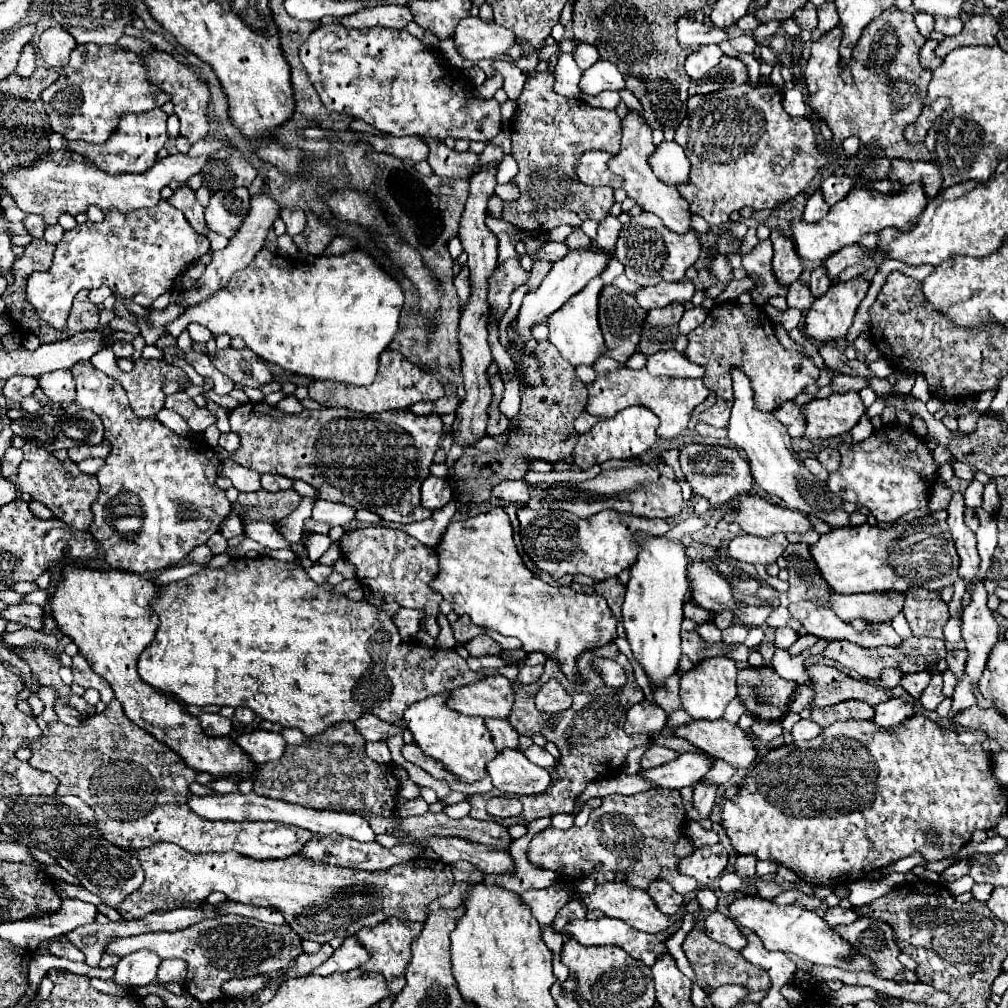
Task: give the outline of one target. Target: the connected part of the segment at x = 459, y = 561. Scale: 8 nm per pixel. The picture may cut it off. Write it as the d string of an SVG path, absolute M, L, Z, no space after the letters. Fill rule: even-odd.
M502 505L466 521L452 521L434 551L440 571L430 585L452 603L458 615L470 615L478 627L518 637L528 653L542 651L550 659L558 659L572 683L578 679L576 659L588 649L610 645L612 637L616 637L616 619L602 597L596 593L576 593L564 585L548 585L526 569L516 551L510 519Z

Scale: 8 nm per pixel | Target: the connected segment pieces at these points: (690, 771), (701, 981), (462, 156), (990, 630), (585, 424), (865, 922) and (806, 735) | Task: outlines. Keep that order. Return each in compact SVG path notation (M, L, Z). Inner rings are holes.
M688 751L658 769L640 771L640 775L660 787L678 791L682 787L688 787L688 785L704 779L704 775L712 769L712 765L714 765L714 757L710 757L706 753Z
M694 929L688 933L686 941L684 941L684 953L692 965L692 969L696 971L696 979L698 979L698 985L710 993L714 989L722 985L728 985L730 983L744 985L750 987L750 983L768 983L771 981L768 973L762 969L762 967L756 967L752 963L748 963L740 953L736 953L734 949L730 949L728 945L722 945L722 943L716 943L712 941L702 929Z
M422 137L428 145L428 163L432 171L440 177L450 179L468 179L472 169L478 165L478 155L470 151L456 151L446 147L444 141L434 141L434 137Z
M982 579L976 581L972 593L970 593L972 601L964 607L964 615L962 615L962 637L966 641L966 651L968 651L968 661L966 661L966 673L964 677L958 681L958 687L952 695L954 703L952 703L952 715L966 709L966 707L972 707L977 704L974 691L972 691L972 685L978 683L980 675L984 673L984 667L986 667L986 659L988 659L988 653L992 649L992 645L998 641L998 621L992 617L992 611L986 607L986 599L988 599L988 593L984 589L984 583Z
M582 411L582 413L578 415L578 419L574 421L574 429L576 429L578 433L586 433L586 431L588 431L590 427L594 427L598 421L600 421L598 417L592 417L592 415L588 415L586 411Z
M858 917L850 925L834 927L834 931L838 931L840 937L846 937L846 941L850 941L858 953L866 953L866 957L878 965L878 977L892 979L894 973L904 969L904 965L898 961L900 949L888 923L872 917Z
M800 719L800 721L794 725L794 729L792 729L792 739L794 739L794 741L810 741L810 739L818 737L820 731L822 731L822 727L816 725L814 721L804 721L804 719Z

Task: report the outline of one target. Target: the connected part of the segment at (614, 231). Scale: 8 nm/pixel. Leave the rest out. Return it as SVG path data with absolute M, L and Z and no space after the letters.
M612 215L604 217L600 221L600 229L598 229L598 235L594 239L596 245L606 249L606 251L610 251L610 253L614 253L614 245L616 245L620 229L622 229L622 223L616 217L612 217Z

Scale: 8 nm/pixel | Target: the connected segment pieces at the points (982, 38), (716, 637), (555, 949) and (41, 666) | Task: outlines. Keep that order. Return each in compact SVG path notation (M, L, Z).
M976 15L968 17L964 23L964 29L958 35L946 37L936 47L938 57L946 57L952 49L964 47L964 45L996 45L996 33L998 33L998 21L992 15Z
M712 623L698 625L694 631L702 637L702 641L704 641L706 645L712 645L712 643L720 643L720 641L722 641L722 633L720 633Z
M540 927L542 933L542 941L548 945L548 949L552 953L562 953L562 945L564 945L564 935L554 931L552 927Z
M8 647L12 653L22 654L23 659L29 665L31 671L38 676L41 686L53 686L58 689L58 699L62 703L68 703L68 695L72 695L70 687L56 681L56 675L61 668L57 658L47 655L43 650L37 648Z

